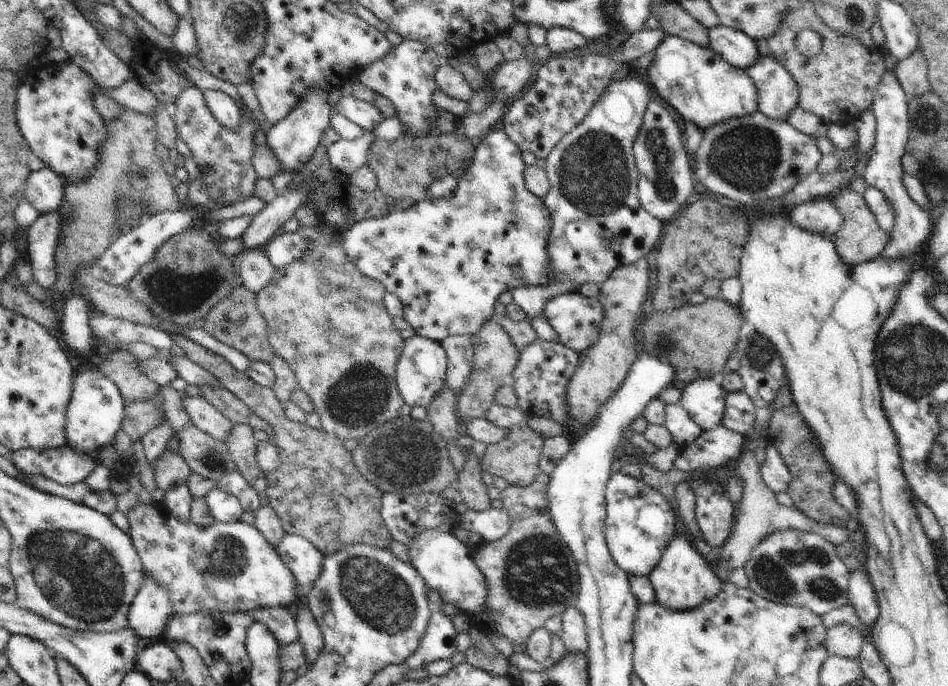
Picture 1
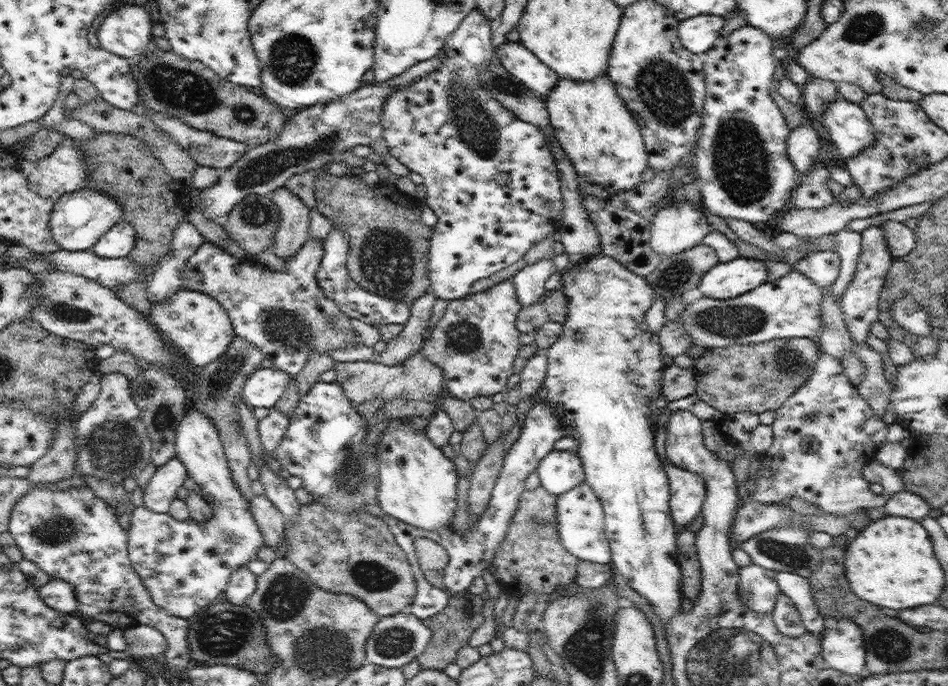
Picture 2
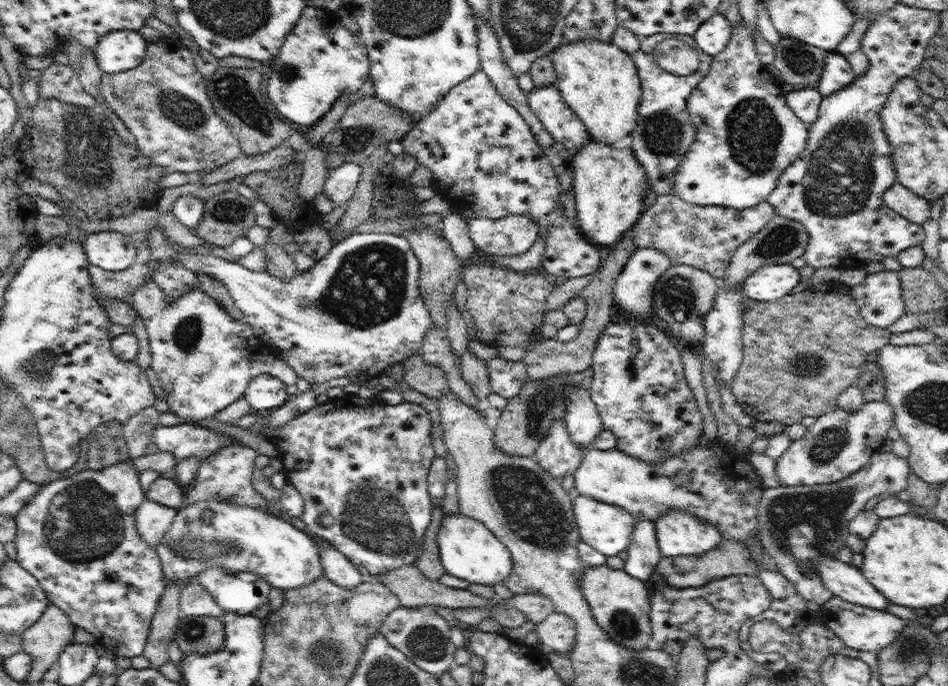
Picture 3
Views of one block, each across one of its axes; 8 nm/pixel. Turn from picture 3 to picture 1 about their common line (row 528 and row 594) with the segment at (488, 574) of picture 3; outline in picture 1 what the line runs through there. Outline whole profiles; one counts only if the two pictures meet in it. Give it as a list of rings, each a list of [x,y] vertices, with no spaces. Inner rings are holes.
[[[428,529],[417,533],[409,547],[412,566],[420,573],[428,589],[436,590],[443,602],[450,602],[468,616],[482,614],[489,593],[484,573],[478,568],[468,547],[450,532]]]

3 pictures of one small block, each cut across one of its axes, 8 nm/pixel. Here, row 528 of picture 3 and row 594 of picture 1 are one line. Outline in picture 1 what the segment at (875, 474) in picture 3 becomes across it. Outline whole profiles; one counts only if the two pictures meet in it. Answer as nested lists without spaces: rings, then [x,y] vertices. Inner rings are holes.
[[[787,528],[771,532],[752,549],[744,566],[749,588],[766,600],[808,607],[824,616],[849,603],[851,575],[835,548],[829,540],[812,531]]]

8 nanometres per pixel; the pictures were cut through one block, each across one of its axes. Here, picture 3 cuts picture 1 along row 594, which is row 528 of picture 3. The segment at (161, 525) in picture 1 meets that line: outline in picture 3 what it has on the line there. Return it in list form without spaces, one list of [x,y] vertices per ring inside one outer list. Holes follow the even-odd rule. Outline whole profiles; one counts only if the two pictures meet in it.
[[[221,498],[201,500],[179,510],[155,549],[166,581],[182,586],[210,567],[254,573],[283,590],[308,586],[324,575],[320,549],[312,534],[298,530],[276,513],[264,513]]]

